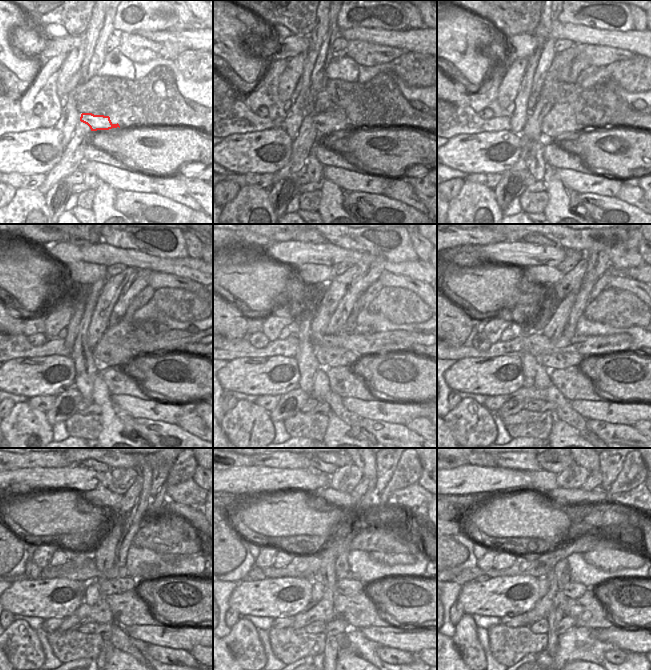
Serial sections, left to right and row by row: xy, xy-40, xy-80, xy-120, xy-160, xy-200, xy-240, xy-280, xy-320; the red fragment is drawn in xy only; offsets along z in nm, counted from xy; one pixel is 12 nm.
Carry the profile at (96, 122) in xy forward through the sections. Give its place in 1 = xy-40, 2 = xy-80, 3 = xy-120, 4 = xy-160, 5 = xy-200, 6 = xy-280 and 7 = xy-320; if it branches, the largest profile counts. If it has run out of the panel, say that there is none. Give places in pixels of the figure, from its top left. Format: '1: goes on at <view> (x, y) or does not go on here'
1: goes on at xy-40 (327, 122)
2: goes on at xy-80 (553, 127)
3: goes on at xy-120 (107, 353)
4: goes on at xy-160 (327, 357)
5: goes on at xy-200 (568, 359)
6: goes on at xy-280 (347, 587)
7: goes on at xy-320 (571, 590)

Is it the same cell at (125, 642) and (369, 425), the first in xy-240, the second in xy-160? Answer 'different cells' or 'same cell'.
different cells

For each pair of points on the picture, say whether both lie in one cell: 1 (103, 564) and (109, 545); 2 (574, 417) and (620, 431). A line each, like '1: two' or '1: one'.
1: one
2: two

